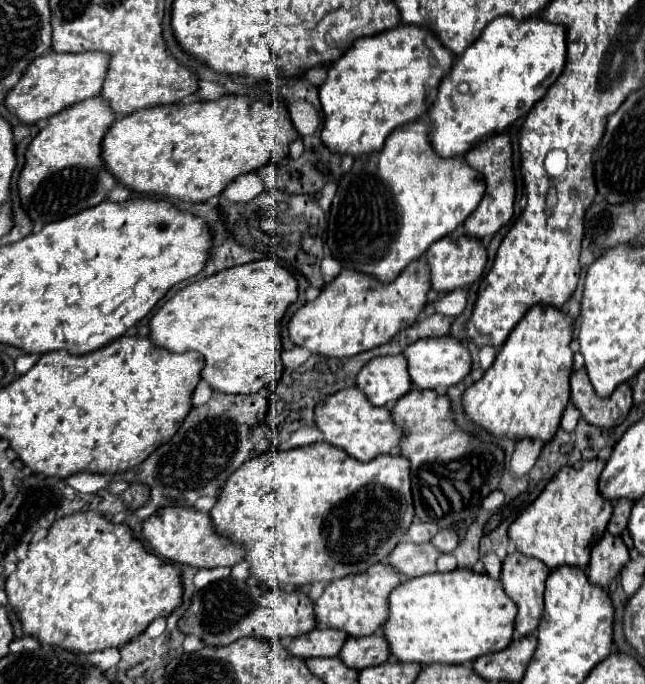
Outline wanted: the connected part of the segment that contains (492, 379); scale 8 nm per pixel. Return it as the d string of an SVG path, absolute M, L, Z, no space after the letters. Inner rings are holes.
M532 307L510 333L504 347L498 351L492 367L480 381L468 387L462 395L462 407L470 423L494 435L496 439L532 439L546 445L560 427L560 417L570 401L570 373L572 373L572 323L554 307Z

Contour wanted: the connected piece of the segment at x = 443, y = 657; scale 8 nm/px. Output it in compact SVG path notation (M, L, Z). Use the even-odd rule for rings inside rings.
M454 569L400 583L388 597L388 619L384 621L382 631L390 647L390 657L400 663L462 665L478 659L480 655L502 651L512 641L514 617L516 605L508 599L498 579L490 579L484 573L472 573L470 569Z

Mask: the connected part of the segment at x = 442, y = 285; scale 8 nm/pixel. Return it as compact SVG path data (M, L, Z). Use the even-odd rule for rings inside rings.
M454 233L454 235L448 235L448 237L436 241L434 245L430 245L424 259L430 267L432 289L436 293L450 293L450 291L462 289L466 285L472 285L480 279L484 265L486 265L486 249L482 245L482 241L466 237L462 233Z

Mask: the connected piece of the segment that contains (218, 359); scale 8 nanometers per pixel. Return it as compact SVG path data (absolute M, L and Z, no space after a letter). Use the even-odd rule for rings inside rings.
M262 259L246 265L236 265L206 279L194 281L192 285L180 289L172 299L168 299L150 319L148 339L154 347L166 349L170 353L198 351L206 361L202 369L202 381L206 381L214 391L256 393L266 383L278 382L282 377L280 321L288 305L294 303L296 297L296 279L276 261Z

